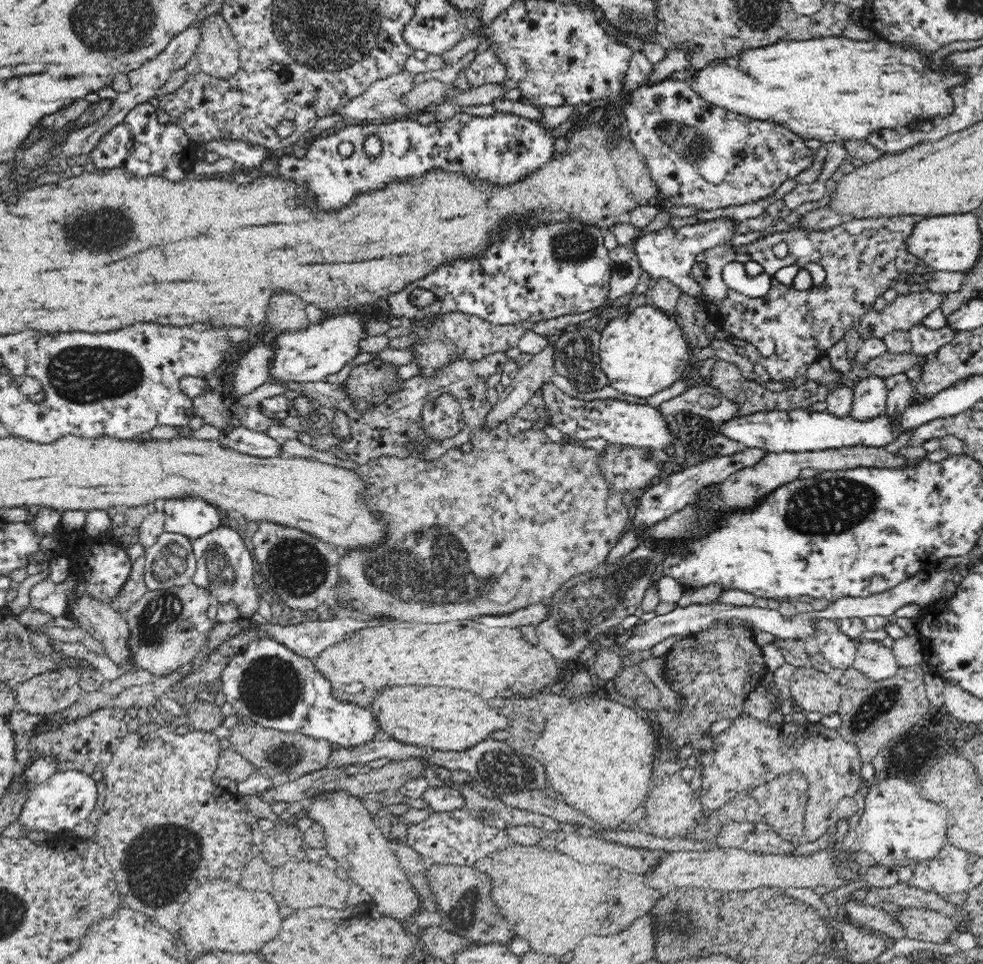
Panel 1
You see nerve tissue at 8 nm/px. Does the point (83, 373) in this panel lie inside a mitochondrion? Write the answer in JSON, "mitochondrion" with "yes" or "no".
{"mitochondrion":"yes"}

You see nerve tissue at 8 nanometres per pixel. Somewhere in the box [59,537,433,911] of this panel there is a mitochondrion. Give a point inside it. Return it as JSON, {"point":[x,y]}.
{"point":[270,687]}

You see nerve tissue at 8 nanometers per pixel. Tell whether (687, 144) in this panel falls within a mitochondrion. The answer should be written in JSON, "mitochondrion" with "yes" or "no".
{"mitochondrion":"yes"}

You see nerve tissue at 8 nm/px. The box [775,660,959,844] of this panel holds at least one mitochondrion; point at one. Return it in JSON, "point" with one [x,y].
{"point":[876,704]}

